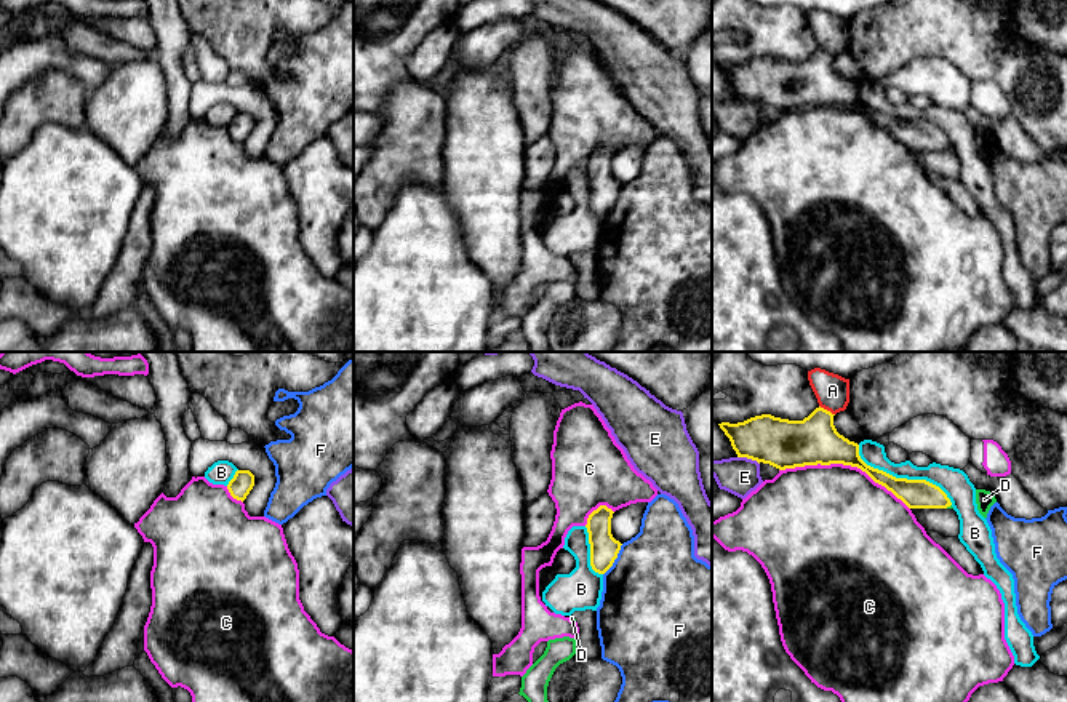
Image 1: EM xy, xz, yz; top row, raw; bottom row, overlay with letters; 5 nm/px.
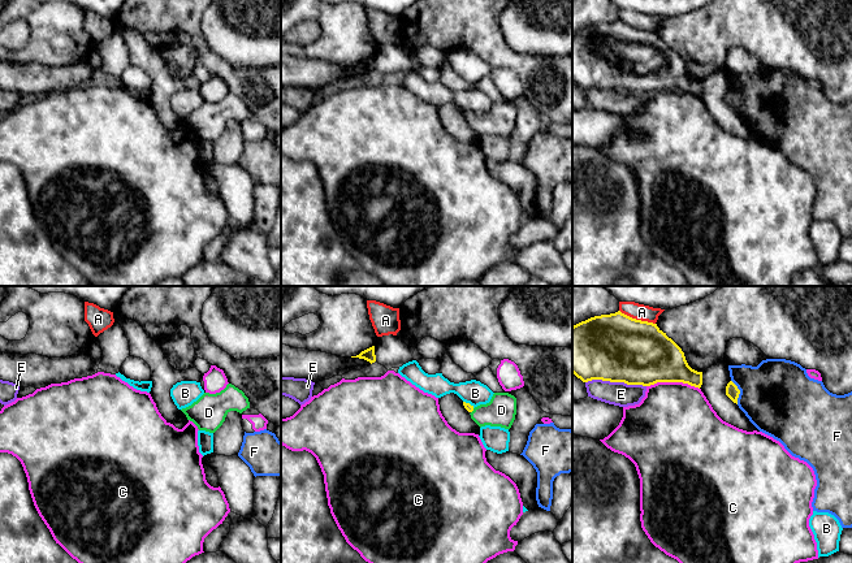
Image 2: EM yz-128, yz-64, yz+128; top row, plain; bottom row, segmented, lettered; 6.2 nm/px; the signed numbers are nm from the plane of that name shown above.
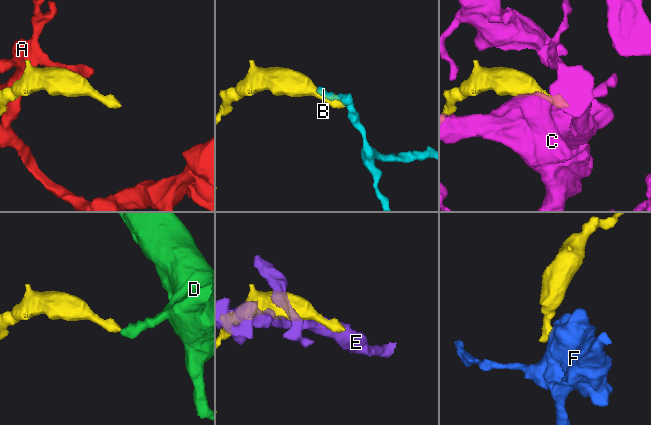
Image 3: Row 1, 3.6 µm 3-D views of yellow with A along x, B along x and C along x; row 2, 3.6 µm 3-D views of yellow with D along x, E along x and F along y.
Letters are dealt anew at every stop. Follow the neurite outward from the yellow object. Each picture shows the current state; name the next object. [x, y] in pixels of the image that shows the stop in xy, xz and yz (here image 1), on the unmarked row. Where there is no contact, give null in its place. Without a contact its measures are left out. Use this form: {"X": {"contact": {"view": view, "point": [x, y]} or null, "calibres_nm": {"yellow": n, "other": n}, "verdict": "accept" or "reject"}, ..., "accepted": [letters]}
{"A": {"contact": {"view": "yz", "point": [826, 51]}, "calibres_nm": {"yellow": 240, "other": 170}, "verdict": "reject"}, "B": {"contact": {"view": "yz", "point": [903, 120]}, "calibres_nm": {"yellow": 140, "other": 140}, "verdict": "reject"}, "C": {"contact": {"view": "yz", "point": [845, 106]}, "calibres_nm": {"yellow": 240, "other": 480}, "verdict": "reject"}, "D": {"contact": {"view": "yz", "point": [947, 147]}, "calibres_nm": {"yellow": 140, "other": 20}, "verdict": "accept"}, "E": {"contact": {"view": "yz", "point": [749, 99]}, "calibres_nm": {"yellow": 240, "other": 190}, "verdict": "reject"}, "F": {"contact": {"view": "xz", "point": [615, 200]}, "calibres_nm": {"yellow": 140, "other": 480}, "verdict": "reject"}, "accepted": ["D"]}

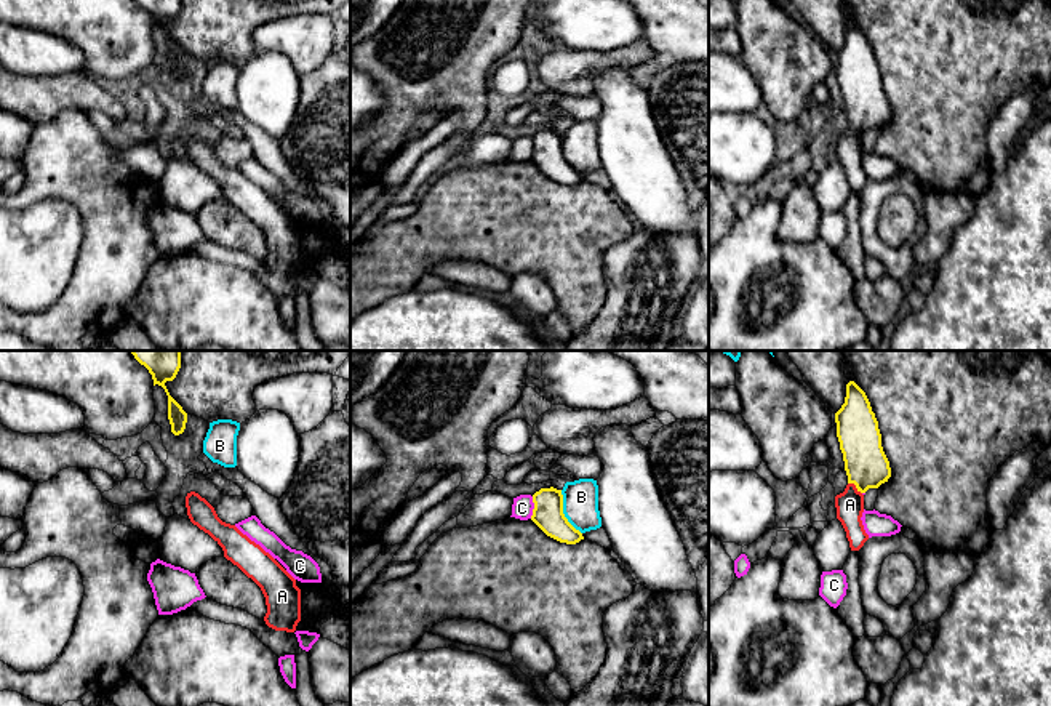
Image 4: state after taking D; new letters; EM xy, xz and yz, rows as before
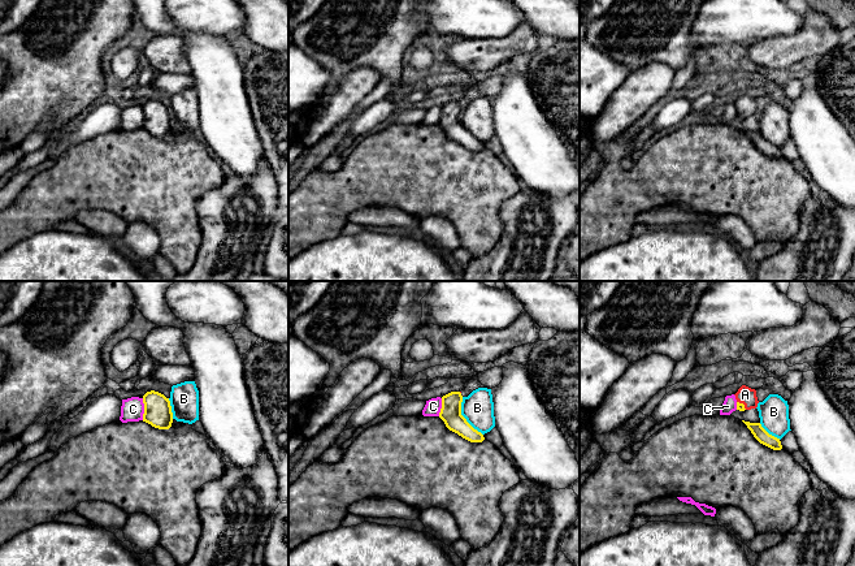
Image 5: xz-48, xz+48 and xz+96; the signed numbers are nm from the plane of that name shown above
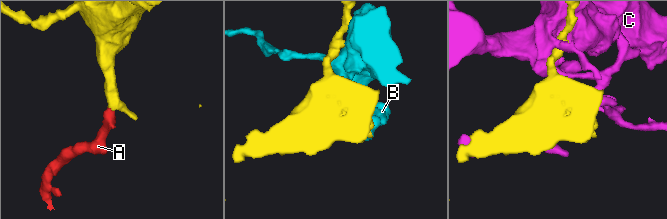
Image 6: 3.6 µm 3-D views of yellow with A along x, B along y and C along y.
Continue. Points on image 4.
{"A": {"contact": {"view": "yz", "point": [856, 128]}, "calibres_nm": {"yellow": 220, "other": 140}, "verdict": "accept"}, "B": {"contact": {"view": "xz", "point": [562, 154]}, "calibres_nm": {"yellow": 160, "other": 180}, "verdict": "reject"}, "C": {"contact": {"view": "xz", "point": [535, 149]}, "calibres_nm": {"yellow": 160, "other": 110}, "verdict": "reject"}, "accepted": ["A"]}

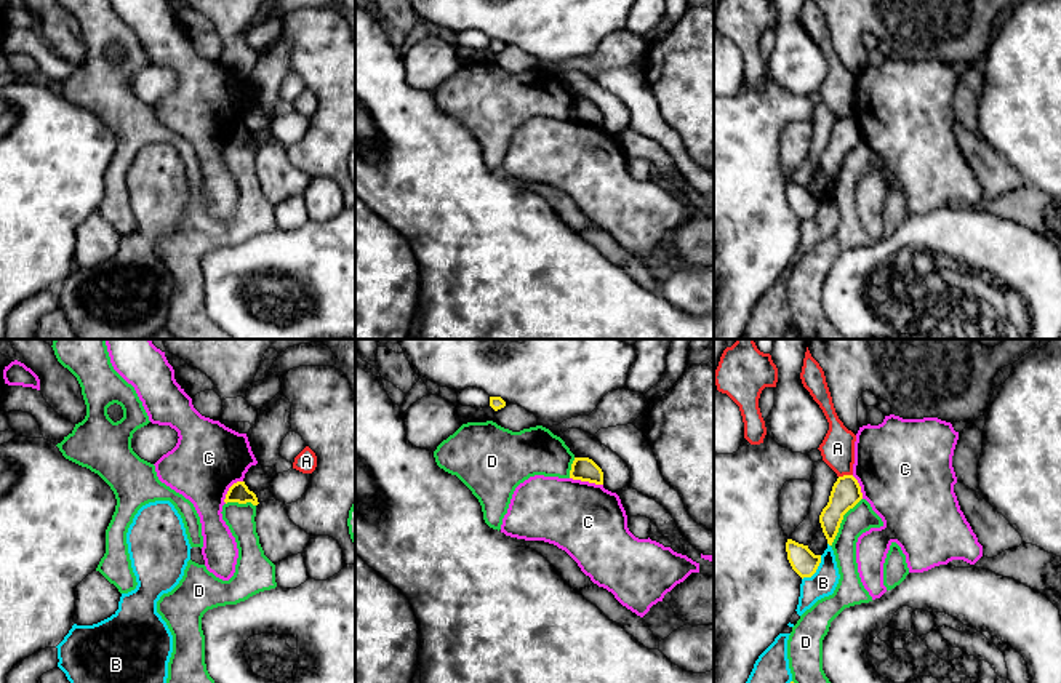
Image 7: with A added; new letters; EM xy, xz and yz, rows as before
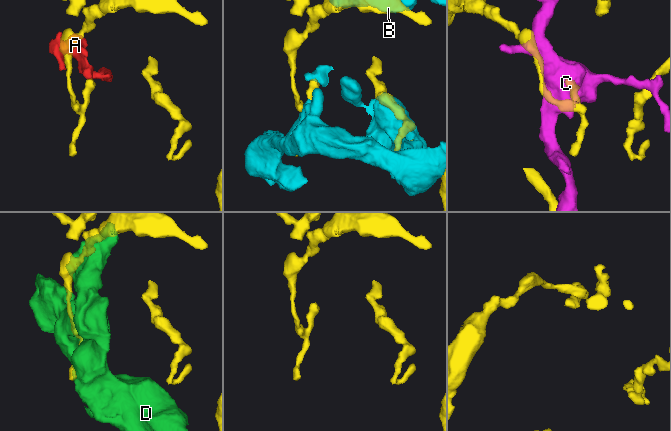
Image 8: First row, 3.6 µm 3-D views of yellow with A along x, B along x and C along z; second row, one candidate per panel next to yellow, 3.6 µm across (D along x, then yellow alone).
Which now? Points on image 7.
{"A": {"contact": {"view": "yz", "point": [845, 117]}, "calibres_nm": {"yellow": 150, "other": 170}, "verdict": "reject"}, "B": {"contact": {"view": "yz", "point": [816, 210]}, "calibres_nm": {"yellow": 140, "other": 140}, "verdict": "reject"}, "C": {"contact": {"view": "xz", "point": [586, 122]}, "calibres_nm": {"yellow": 120, "other": 380}, "verdict": "reject"}, "D": {"contact": {"view": "yz", "point": [840, 163]}, "calibres_nm": {"yellow": 150, "other": 140}, "verdict": "reject"}, "accepted": []}

